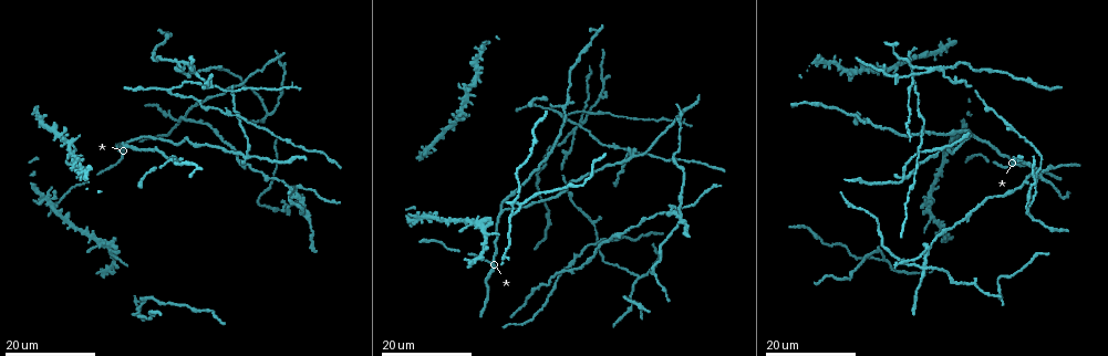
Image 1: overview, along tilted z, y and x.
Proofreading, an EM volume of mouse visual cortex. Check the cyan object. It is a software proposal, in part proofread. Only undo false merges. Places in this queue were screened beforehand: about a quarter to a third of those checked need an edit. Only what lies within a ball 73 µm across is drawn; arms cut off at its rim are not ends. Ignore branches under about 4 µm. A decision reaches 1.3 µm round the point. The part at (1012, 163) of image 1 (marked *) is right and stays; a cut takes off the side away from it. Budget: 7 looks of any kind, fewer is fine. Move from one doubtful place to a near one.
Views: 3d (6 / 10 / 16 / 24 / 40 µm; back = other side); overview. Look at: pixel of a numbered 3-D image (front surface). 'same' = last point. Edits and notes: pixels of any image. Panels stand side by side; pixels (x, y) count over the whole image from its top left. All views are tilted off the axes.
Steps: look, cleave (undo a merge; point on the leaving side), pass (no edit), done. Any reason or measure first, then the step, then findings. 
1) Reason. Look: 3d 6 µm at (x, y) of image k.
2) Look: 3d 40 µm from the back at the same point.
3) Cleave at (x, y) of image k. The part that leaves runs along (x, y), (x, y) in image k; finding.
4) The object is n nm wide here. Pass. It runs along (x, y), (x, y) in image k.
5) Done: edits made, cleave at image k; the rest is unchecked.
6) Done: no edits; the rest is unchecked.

Three-way junction. Look: 3d 24 µm at (503, 212) of image 1.

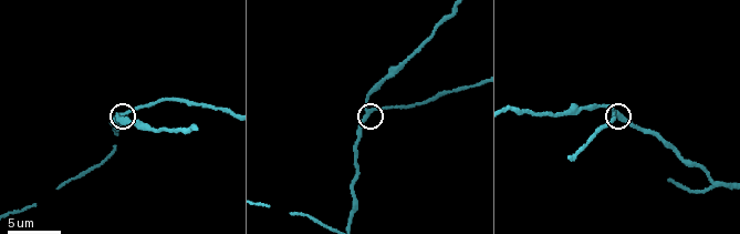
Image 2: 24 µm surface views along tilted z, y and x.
Look: 3d 6 µm at (120, 112) of image 2.

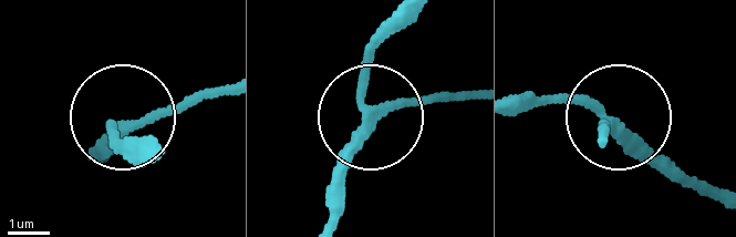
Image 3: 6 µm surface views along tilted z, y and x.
The object is 240 nm wide here. Pass. It runs along (328, 222), (366, 127), (376, 29) in image 3; continuous, no second neuron.

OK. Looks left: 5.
Looks like a crossing. Look: 3d 16 µm at (566, 105) of image 1.

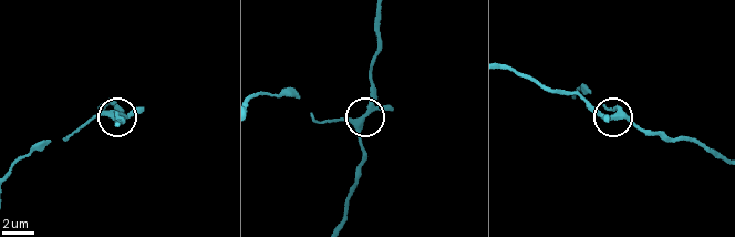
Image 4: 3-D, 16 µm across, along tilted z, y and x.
Look: 3d 10 µm at (360, 121) of image 4.

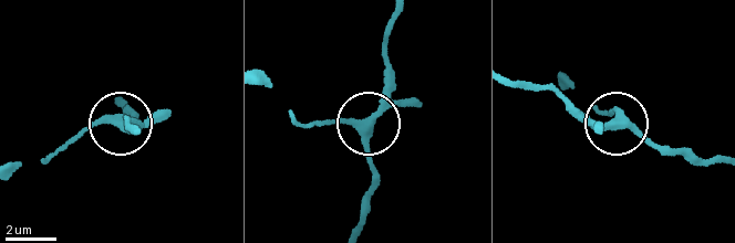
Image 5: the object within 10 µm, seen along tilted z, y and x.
Look: 3d 6 µm at (367, 124) of image 5.

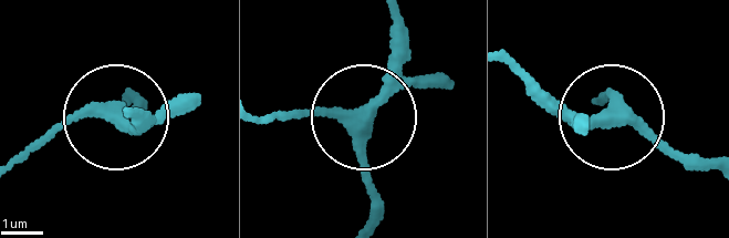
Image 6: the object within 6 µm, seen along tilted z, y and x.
The side arm is 24 µm long. Pass. It runs along (716, 169), (674, 161), (611, 116), (538, 89) in image 6; continuous, no second neuron.

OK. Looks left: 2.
Two arms in line, one across. Look: 3d 16 µm at (579, 121) of image 1.

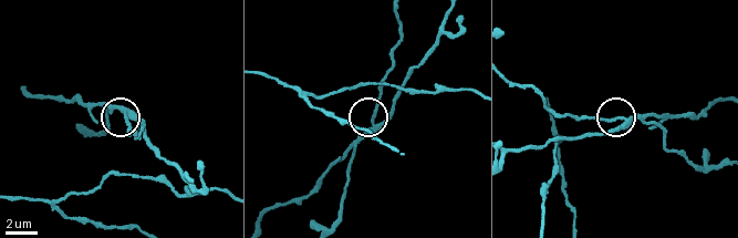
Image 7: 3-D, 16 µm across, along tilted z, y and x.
Look: 3d 10 µm at (621, 120) of image 7.

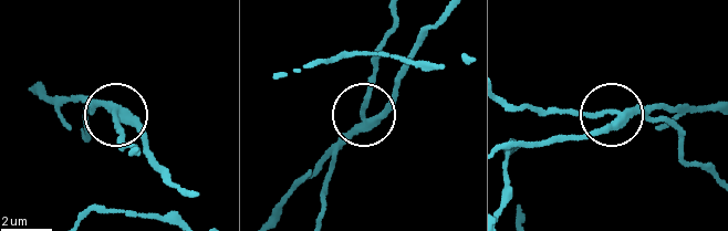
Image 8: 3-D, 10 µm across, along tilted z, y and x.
Cleave at (138, 119) of image 8. The part that leaves runs along (105, 104), (32, 91) in image 8; two neurons meet here.

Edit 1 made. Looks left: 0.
Done: edits made, cleave at image 8; the rest is unchecked.

